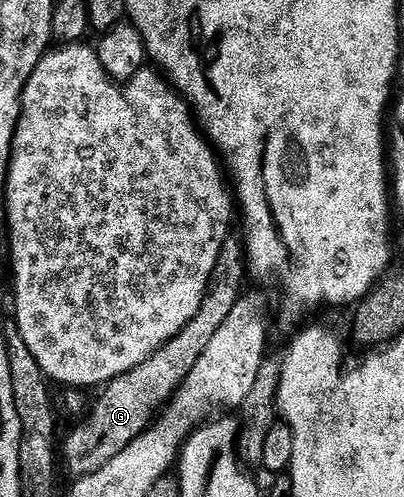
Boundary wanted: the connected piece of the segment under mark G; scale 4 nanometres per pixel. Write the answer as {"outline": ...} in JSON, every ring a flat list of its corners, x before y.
{"outline":[[229,238,223,243,223,249,217,258,217,266,213,266,213,274,209,274,209,286,205,290,201,310,197,310,197,314,187,323,185,330,181,330,172,340,165,342,165,346,158,348,150,358,138,364,132,372,121,374,106,385,100,391,103,393,100,394,99,401,92,408,90,405,89,411,79,420,81,421,80,424,68,434,67,441,64,444,62,441,61,464,62,467,63,464,67,467,67,472,71,475,71,478,88,476,97,470,101,470,101,466,105,466,105,462,117,458,117,454,121,454,121,450,125,450,125,446,129,446,129,442,133,442,133,438,137,438,147,429,156,413,170,401,171,397,178,392,179,387,183,385,189,370,193,370,193,366,197,366,197,358,201,358,201,353,205,350,205,346,209,346,213,334,217,334,217,329,223,325,225,318,229,318,233,306,237,306,240,296,244,295,245,292,243,279,248,279,248,276,249,269,245,245,242,239]]}

